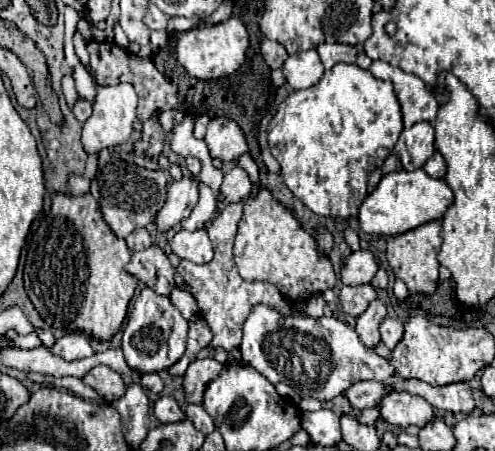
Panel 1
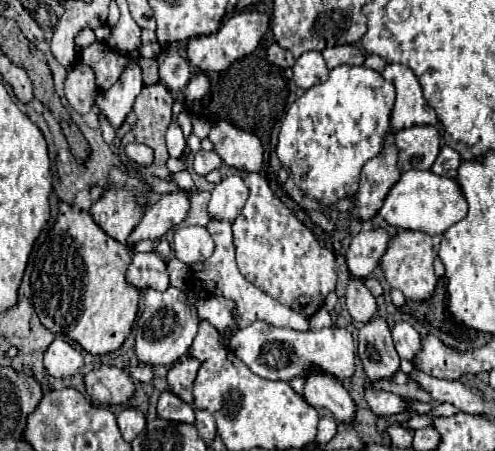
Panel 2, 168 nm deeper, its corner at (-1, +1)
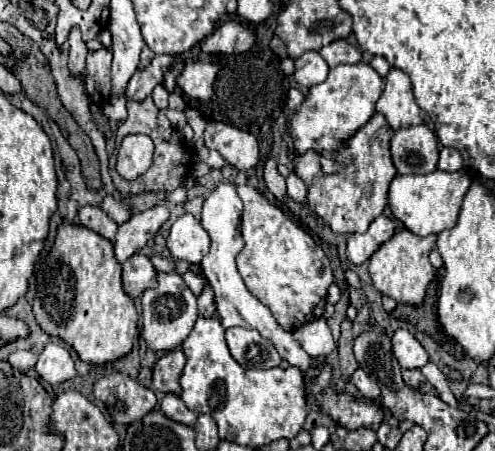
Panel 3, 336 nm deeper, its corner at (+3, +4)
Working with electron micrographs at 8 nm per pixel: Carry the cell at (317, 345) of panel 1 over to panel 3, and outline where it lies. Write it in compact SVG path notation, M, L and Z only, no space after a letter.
M231 327L227 329L227 345L233 359L247 369L271 369L281 363L277 349L259 331Z

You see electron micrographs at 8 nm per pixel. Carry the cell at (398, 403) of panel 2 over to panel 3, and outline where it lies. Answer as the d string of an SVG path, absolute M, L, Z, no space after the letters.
M357 369L357 371L353 373L353 379L351 379L351 381L353 381L353 385L361 391L361 395L363 395L365 399L377 401L377 399L381 397L381 391L379 391L377 383L373 383L363 369Z

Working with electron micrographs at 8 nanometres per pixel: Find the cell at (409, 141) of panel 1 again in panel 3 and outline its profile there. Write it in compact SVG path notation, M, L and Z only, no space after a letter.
M427 125L397 129L391 139L391 155L393 165L401 175L431 173L439 159L437 137Z

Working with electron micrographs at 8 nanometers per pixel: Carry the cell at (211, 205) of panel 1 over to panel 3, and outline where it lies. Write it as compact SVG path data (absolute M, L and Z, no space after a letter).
M157 85L157 87L155 87L155 91L151 93L151 97L153 97L153 101L155 101L155 105L157 105L159 109L167 109L167 107L169 107L169 103L167 103L169 93L165 91L165 87L163 87L163 85Z

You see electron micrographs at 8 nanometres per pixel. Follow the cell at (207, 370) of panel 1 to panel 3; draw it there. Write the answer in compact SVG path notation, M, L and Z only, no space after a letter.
M181 349L165 353L153 369L153 387L161 393L181 395L179 379L181 379L183 367L185 367L185 355Z

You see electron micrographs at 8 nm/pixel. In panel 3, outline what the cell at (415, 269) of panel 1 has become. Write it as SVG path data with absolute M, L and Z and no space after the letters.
M399 229L387 243L383 243L369 259L369 275L373 285L383 295L393 297L397 303L421 305L425 297L425 289L431 283L435 269L429 263L429 253L435 247L437 235L419 237L407 229Z

